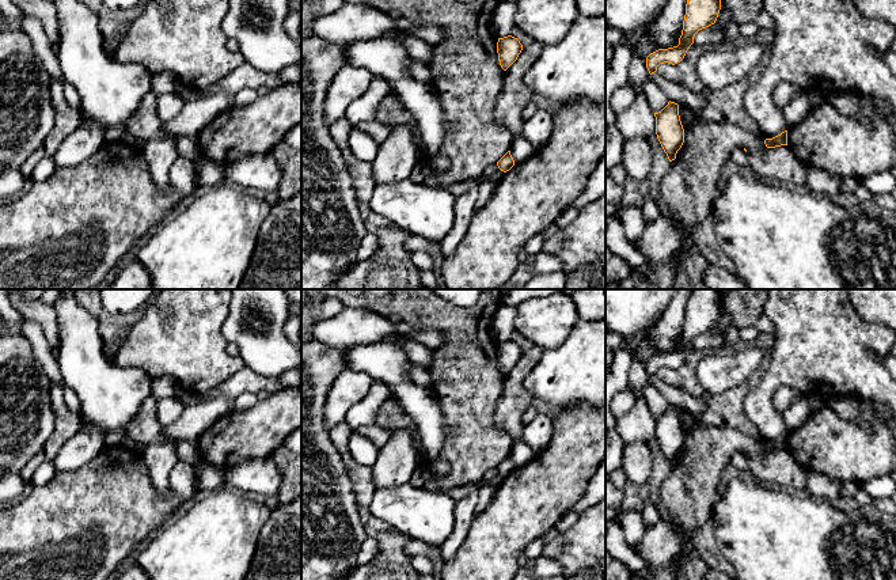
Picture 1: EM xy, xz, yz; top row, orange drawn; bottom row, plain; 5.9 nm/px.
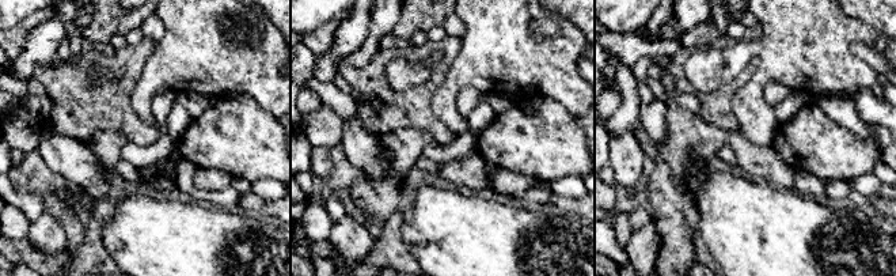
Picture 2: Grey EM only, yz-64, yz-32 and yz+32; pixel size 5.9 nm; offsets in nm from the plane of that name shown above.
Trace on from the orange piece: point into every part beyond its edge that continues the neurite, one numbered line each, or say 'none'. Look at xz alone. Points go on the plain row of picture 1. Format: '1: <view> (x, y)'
none

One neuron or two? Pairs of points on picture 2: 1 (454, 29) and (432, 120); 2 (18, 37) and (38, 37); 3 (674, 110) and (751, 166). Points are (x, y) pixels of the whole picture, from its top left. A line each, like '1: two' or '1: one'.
1: two
2: two
3: one

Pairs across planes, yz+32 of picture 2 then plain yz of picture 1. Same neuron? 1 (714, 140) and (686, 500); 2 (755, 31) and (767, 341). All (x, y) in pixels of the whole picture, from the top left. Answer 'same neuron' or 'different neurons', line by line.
1: same neuron
2: same neuron

